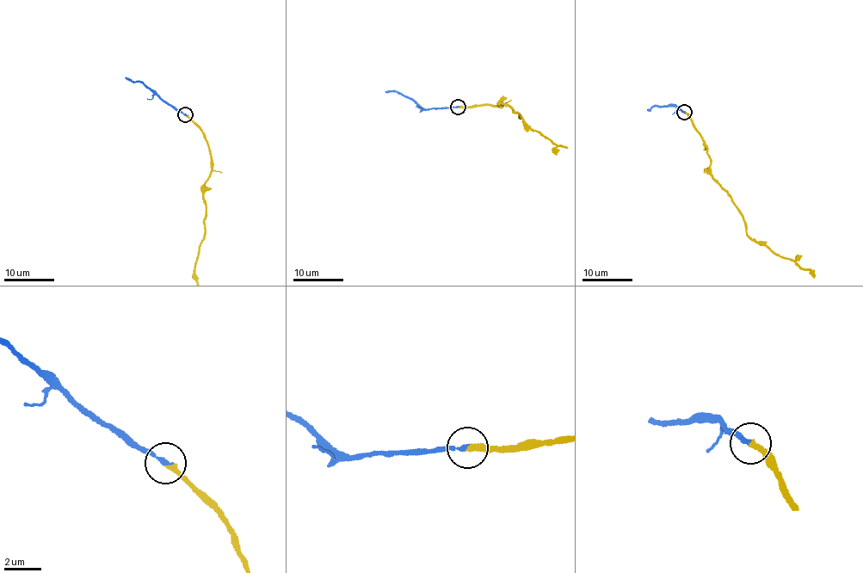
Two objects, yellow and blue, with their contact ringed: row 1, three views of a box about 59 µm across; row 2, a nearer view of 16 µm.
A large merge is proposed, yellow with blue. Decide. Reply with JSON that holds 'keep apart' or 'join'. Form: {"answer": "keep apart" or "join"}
{"answer": "join"}

